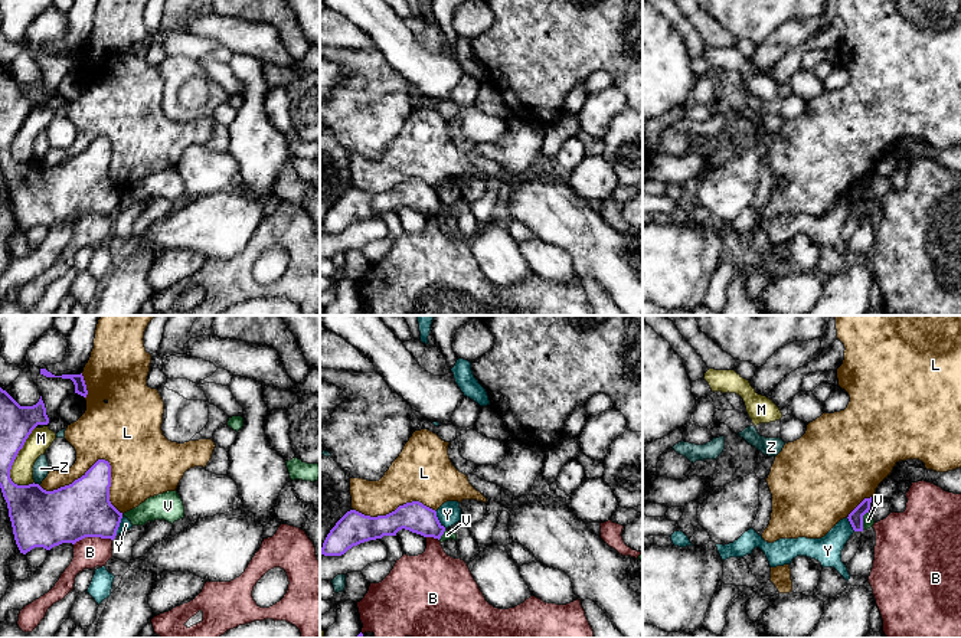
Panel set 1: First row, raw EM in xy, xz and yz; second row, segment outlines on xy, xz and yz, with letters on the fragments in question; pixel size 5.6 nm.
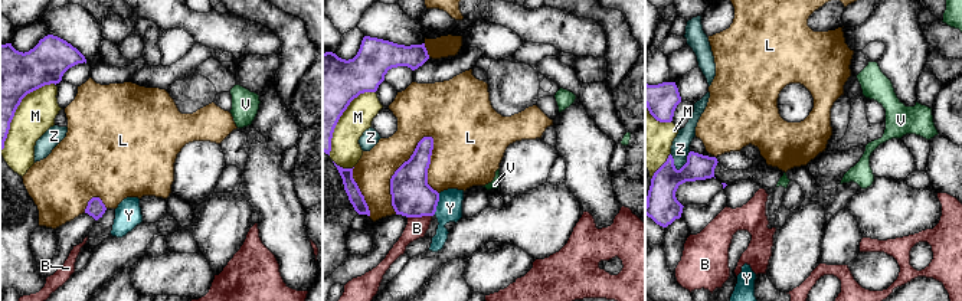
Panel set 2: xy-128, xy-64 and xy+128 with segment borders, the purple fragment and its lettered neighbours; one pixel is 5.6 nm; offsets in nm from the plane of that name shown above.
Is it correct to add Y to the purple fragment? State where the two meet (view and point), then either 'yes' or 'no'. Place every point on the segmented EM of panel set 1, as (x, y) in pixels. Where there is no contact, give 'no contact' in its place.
xy (118, 526) | no

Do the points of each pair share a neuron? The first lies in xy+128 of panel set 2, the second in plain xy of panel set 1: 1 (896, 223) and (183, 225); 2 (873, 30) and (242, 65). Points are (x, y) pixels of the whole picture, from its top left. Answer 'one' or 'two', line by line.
1: one
2: one

